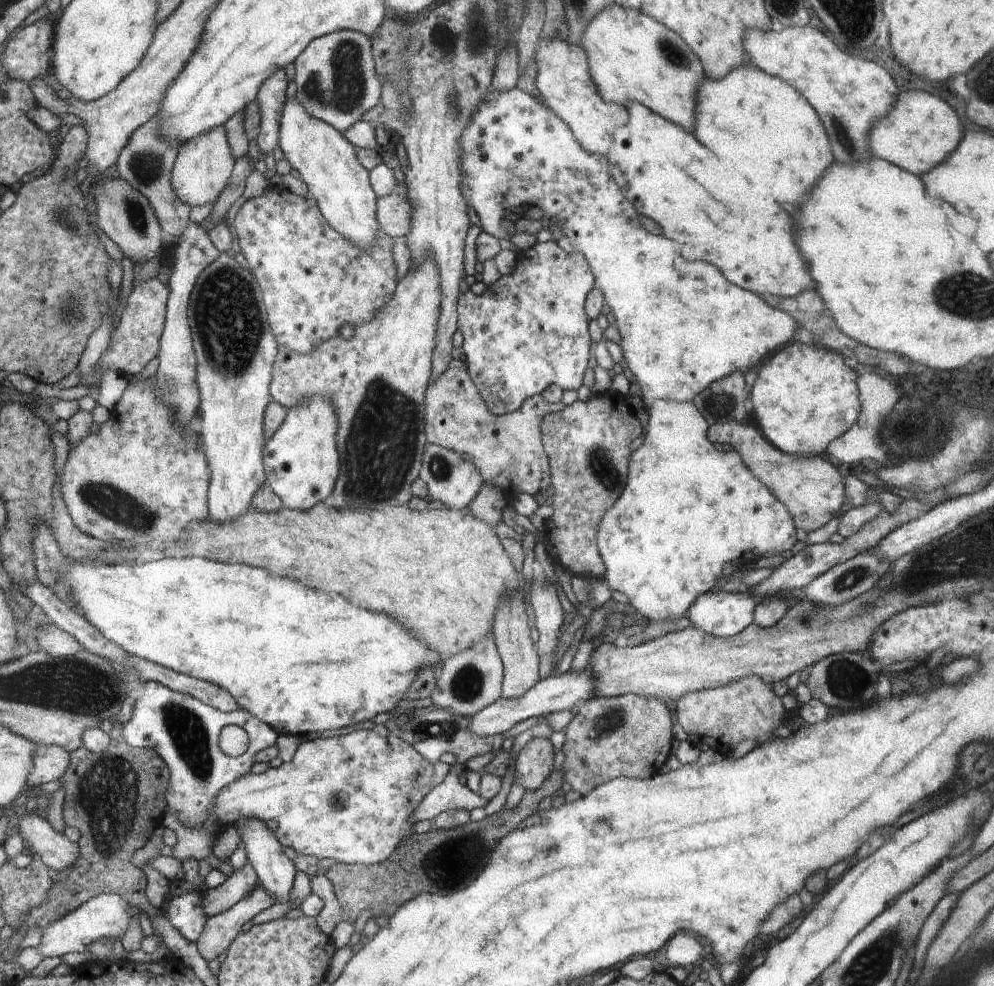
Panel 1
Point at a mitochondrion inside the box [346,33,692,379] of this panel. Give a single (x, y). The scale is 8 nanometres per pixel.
(674, 54)

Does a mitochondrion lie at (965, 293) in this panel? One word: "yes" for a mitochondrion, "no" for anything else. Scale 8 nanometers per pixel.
yes

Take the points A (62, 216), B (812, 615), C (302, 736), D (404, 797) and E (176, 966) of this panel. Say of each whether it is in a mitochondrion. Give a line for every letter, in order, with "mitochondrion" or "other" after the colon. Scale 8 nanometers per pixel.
A: mitochondrion
B: mitochondrion
C: other
D: other
E: other

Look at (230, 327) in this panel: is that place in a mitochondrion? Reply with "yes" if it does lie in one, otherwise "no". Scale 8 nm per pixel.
yes

